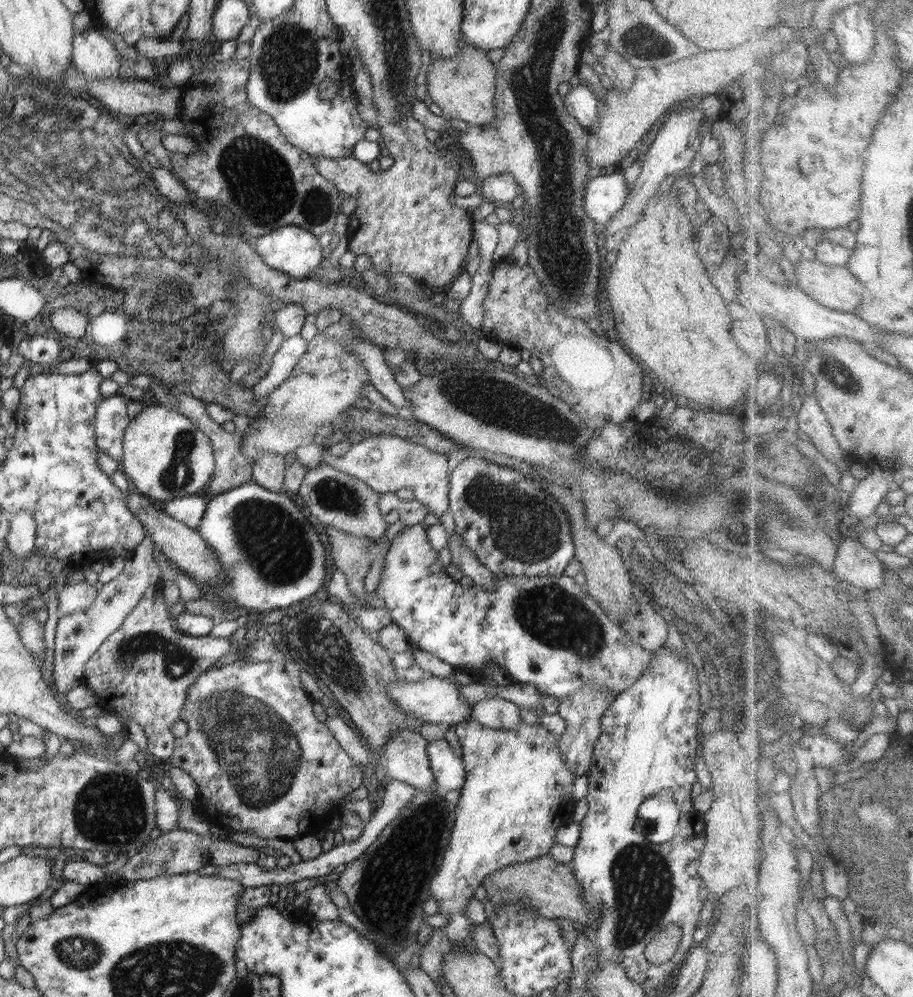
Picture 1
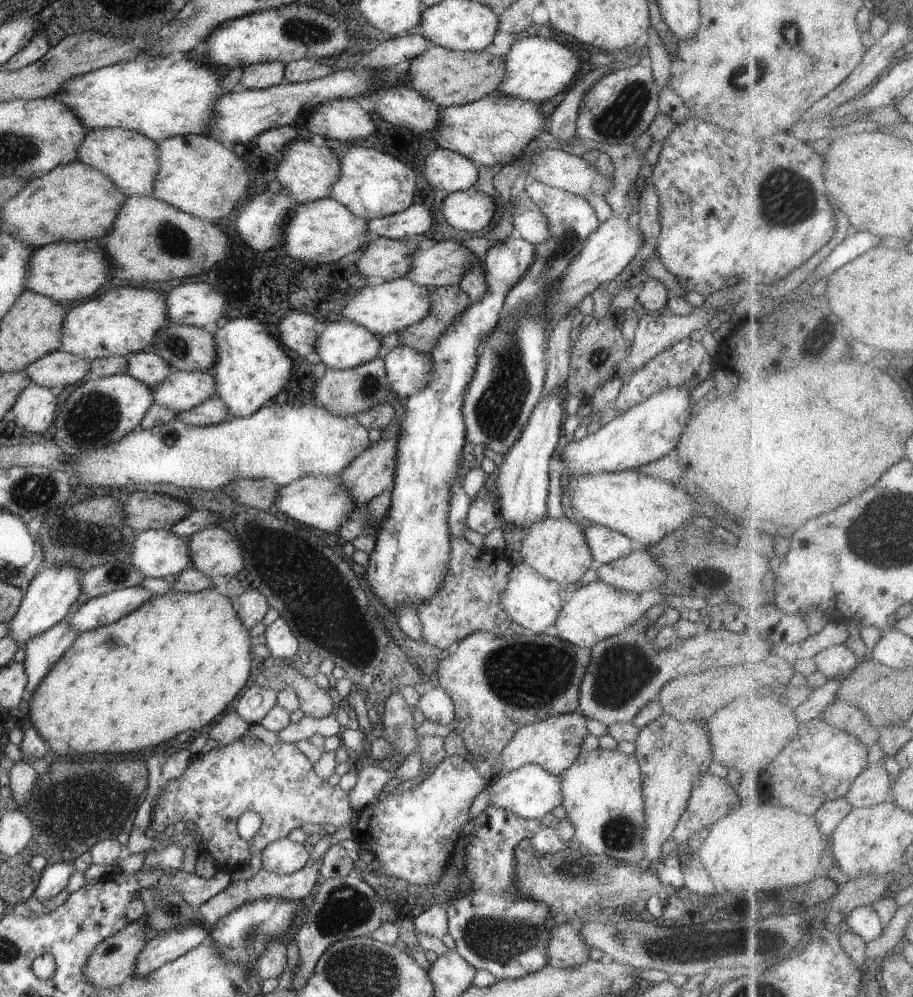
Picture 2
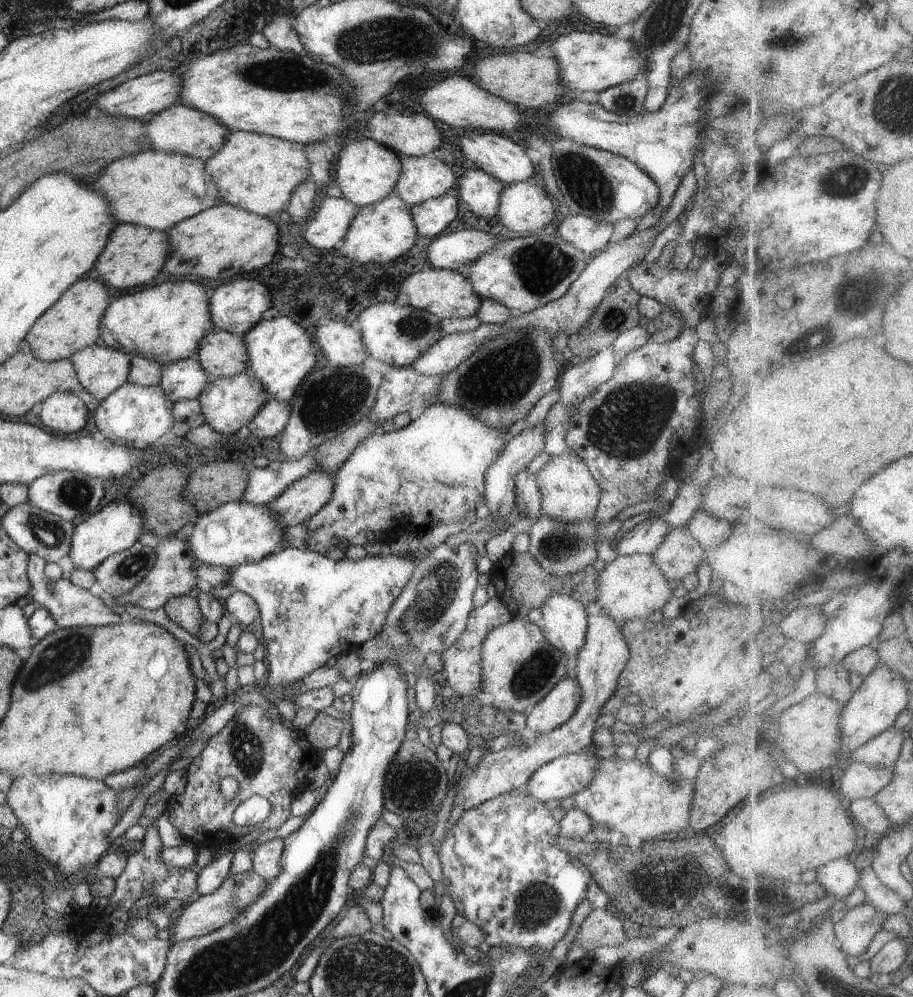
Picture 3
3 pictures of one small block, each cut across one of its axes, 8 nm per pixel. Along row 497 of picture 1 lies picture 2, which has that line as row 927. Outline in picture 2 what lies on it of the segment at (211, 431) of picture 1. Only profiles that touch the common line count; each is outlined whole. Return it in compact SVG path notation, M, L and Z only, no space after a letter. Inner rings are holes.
M310 858L308 864L304 868L293 872L286 876L280 876L271 872L266 872L264 869L254 875L250 880L232 881L222 892L216 894L199 906L198 915L200 920L208 927L216 926L216 922L220 922L220 918L228 916L232 910L240 908L246 902L254 902L260 898L288 898L288 900L308 900L316 890L318 883L323 878L321 872L322 859L314 860Z

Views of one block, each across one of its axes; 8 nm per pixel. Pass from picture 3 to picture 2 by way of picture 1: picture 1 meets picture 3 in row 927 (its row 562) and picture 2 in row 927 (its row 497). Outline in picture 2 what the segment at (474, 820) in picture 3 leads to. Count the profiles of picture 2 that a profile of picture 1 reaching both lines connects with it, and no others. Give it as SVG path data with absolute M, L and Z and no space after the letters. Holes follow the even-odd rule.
M490 804L485 811L471 820L471 826L465 833L464 868L461 868L462 878L460 880L471 883L472 890L469 885L468 894L458 894L448 905L446 912L449 933L456 943L454 950L470 966L476 970L488 970L498 981L502 979L516 980L538 972L548 965L546 946L548 946L548 938L552 932L552 910L548 906L536 902L536 898L524 898L524 894L520 894L520 890L516 887L516 859L514 858L516 845L526 838L533 837L542 830L542 827L539 819L526 820L508 810L502 810L500 806Z

